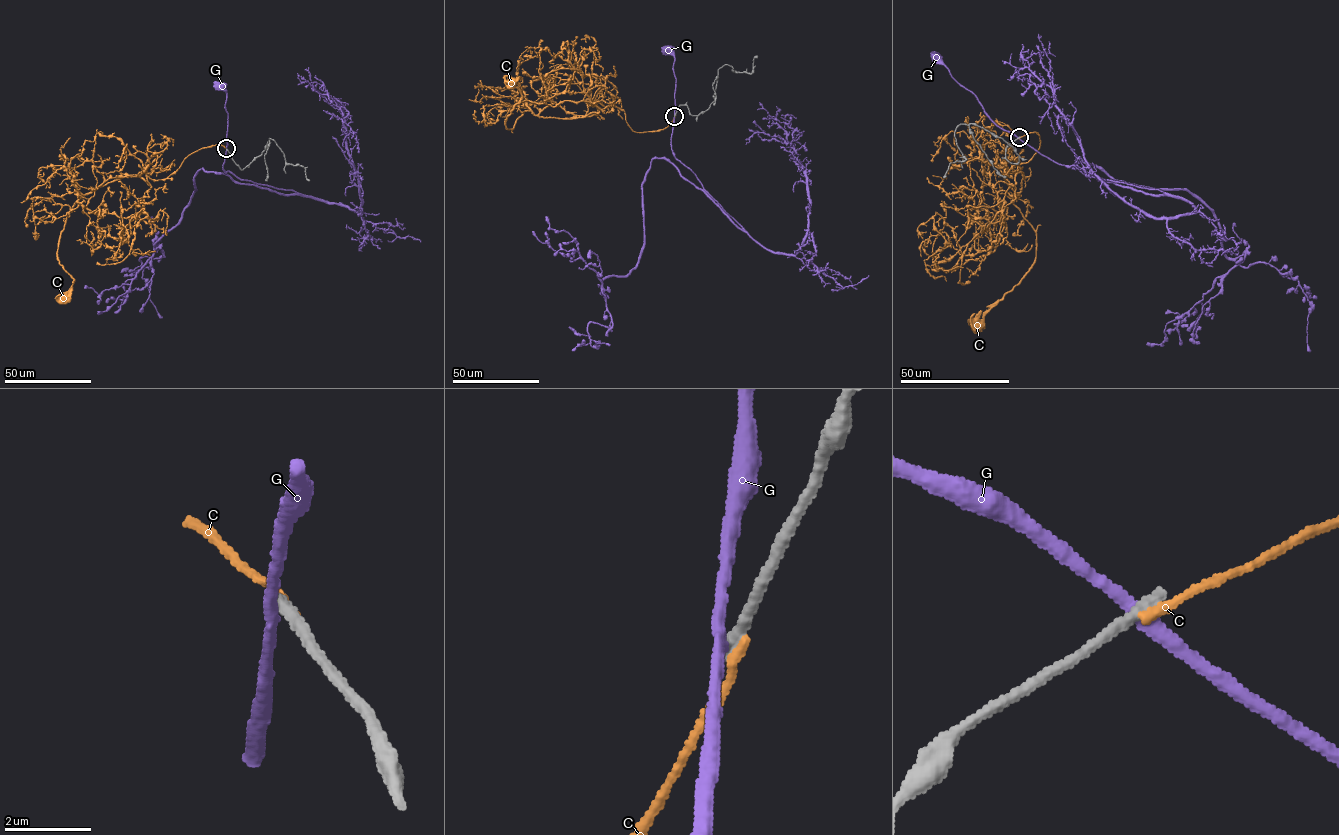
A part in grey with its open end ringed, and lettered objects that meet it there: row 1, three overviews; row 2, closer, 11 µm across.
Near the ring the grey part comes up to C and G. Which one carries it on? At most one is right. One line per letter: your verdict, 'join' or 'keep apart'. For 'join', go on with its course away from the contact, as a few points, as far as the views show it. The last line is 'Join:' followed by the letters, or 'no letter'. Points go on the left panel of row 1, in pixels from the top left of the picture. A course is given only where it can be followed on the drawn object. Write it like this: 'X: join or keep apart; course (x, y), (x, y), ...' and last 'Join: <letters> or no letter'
C: keep apart
G: keep apart
Join: no letter

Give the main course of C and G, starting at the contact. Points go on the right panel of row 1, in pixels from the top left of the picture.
C: (1019, 138), (1040, 143), (1005, 173), (1014, 184), (1023, 174), (1013, 203), (1036, 256), (977, 327)
G: (1018, 137), (1003, 130), (990, 118), (976, 96), (961, 86), (936, 56)

